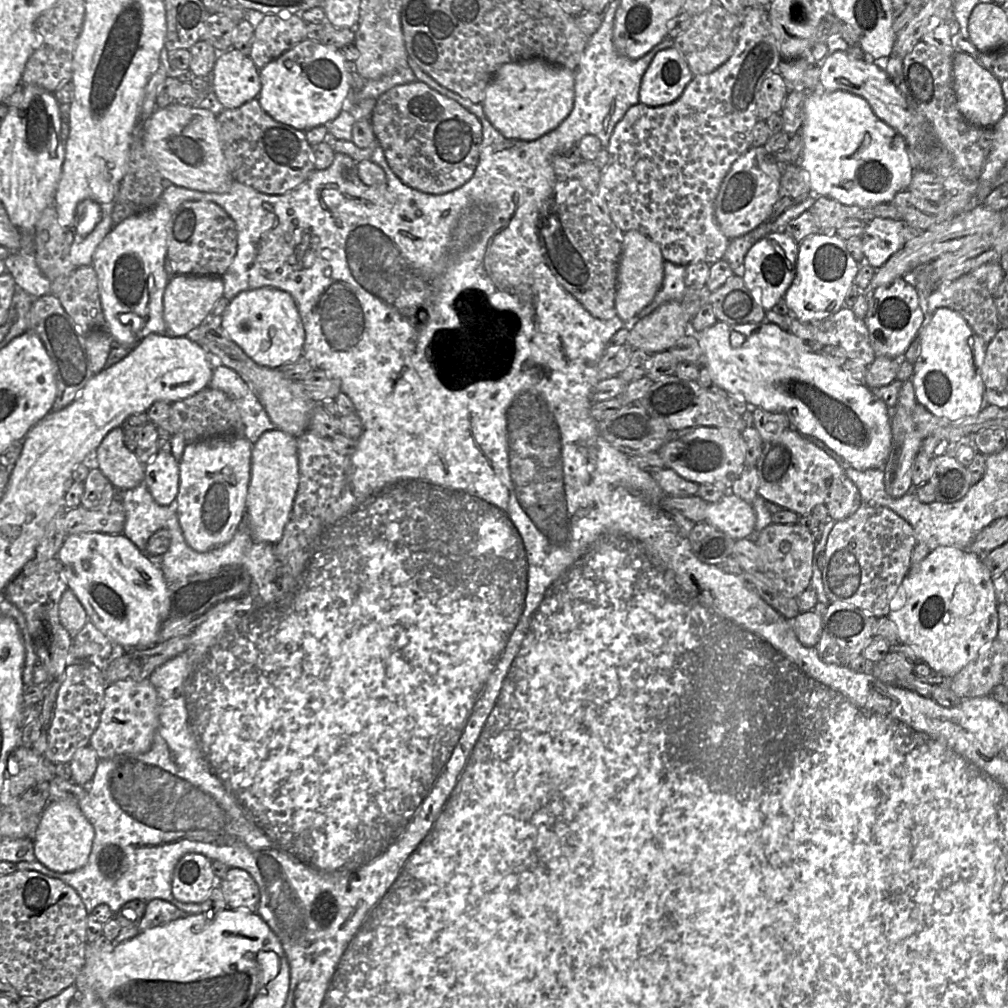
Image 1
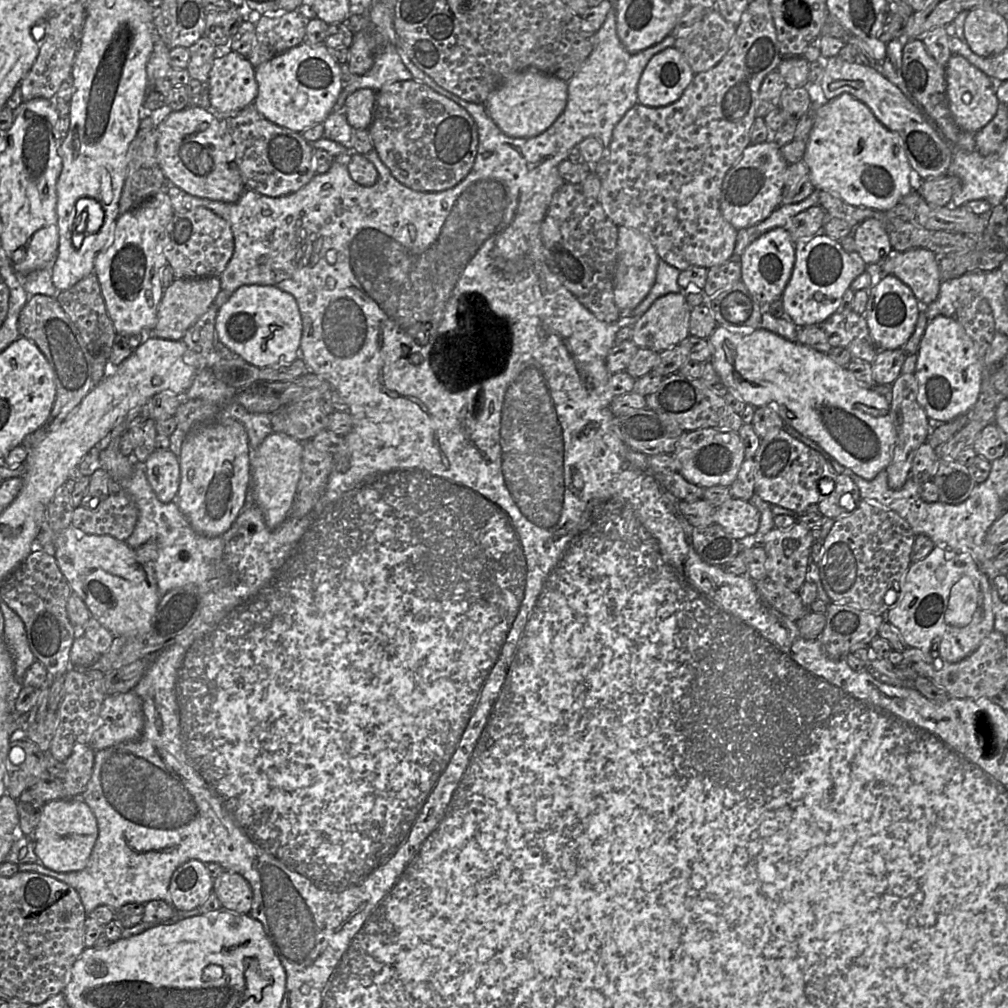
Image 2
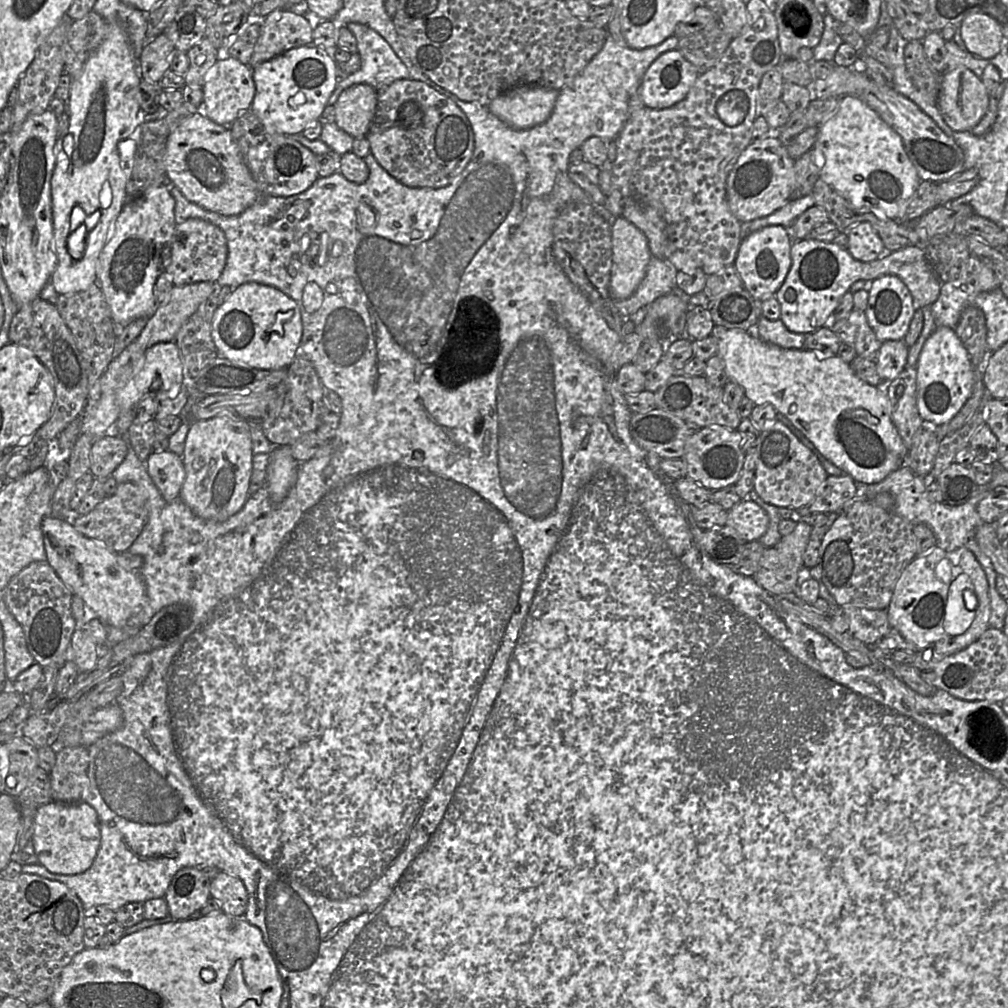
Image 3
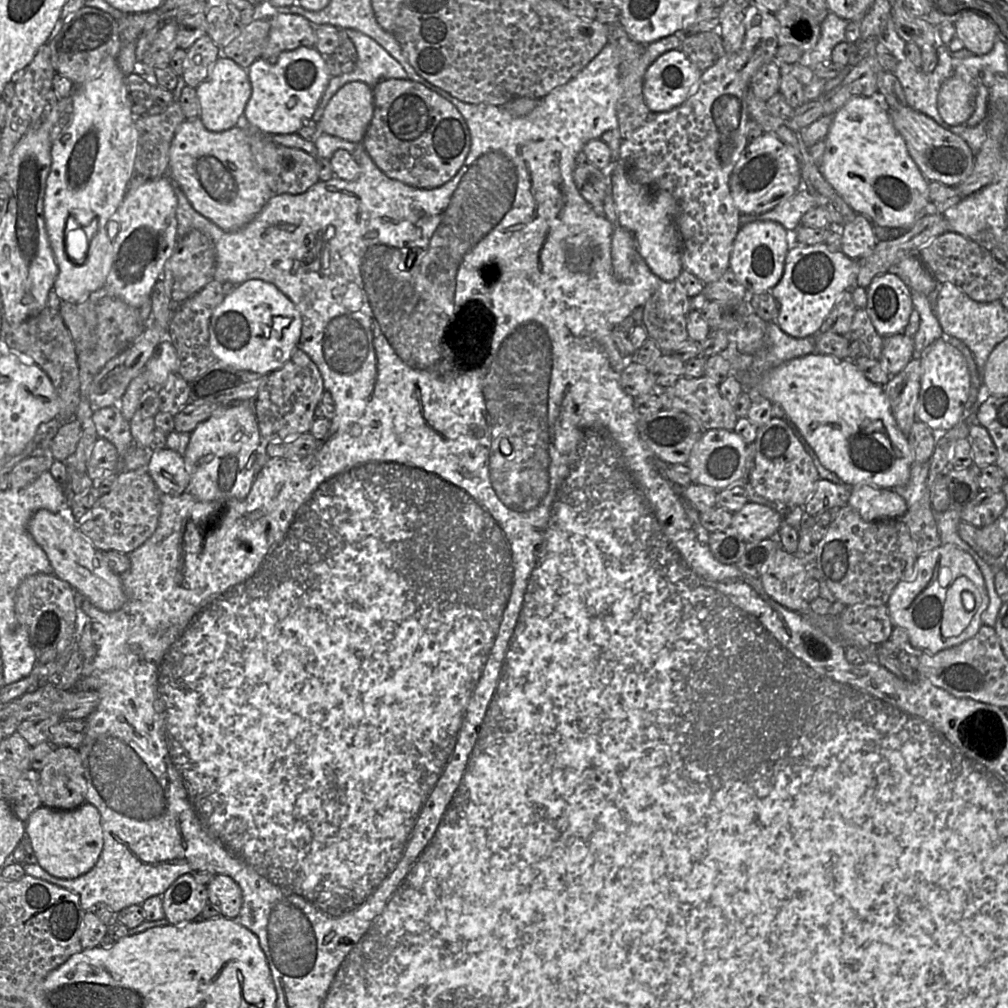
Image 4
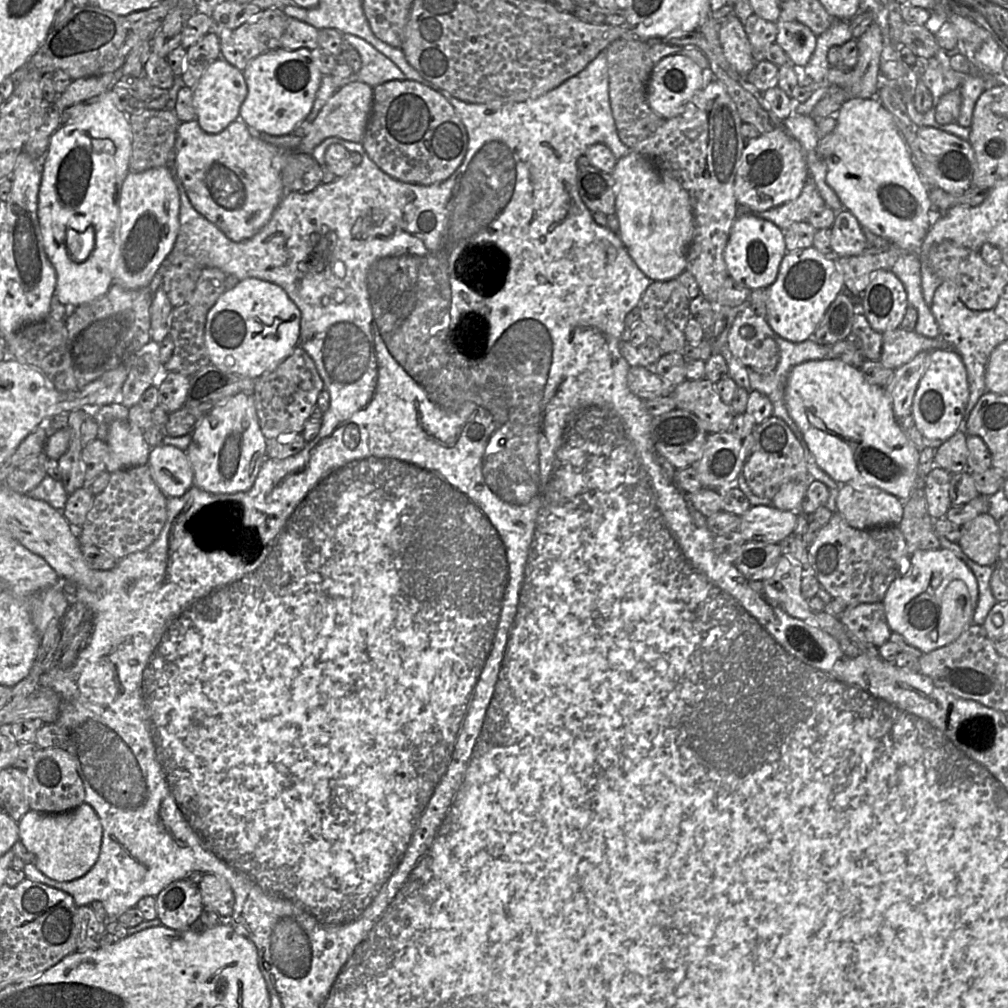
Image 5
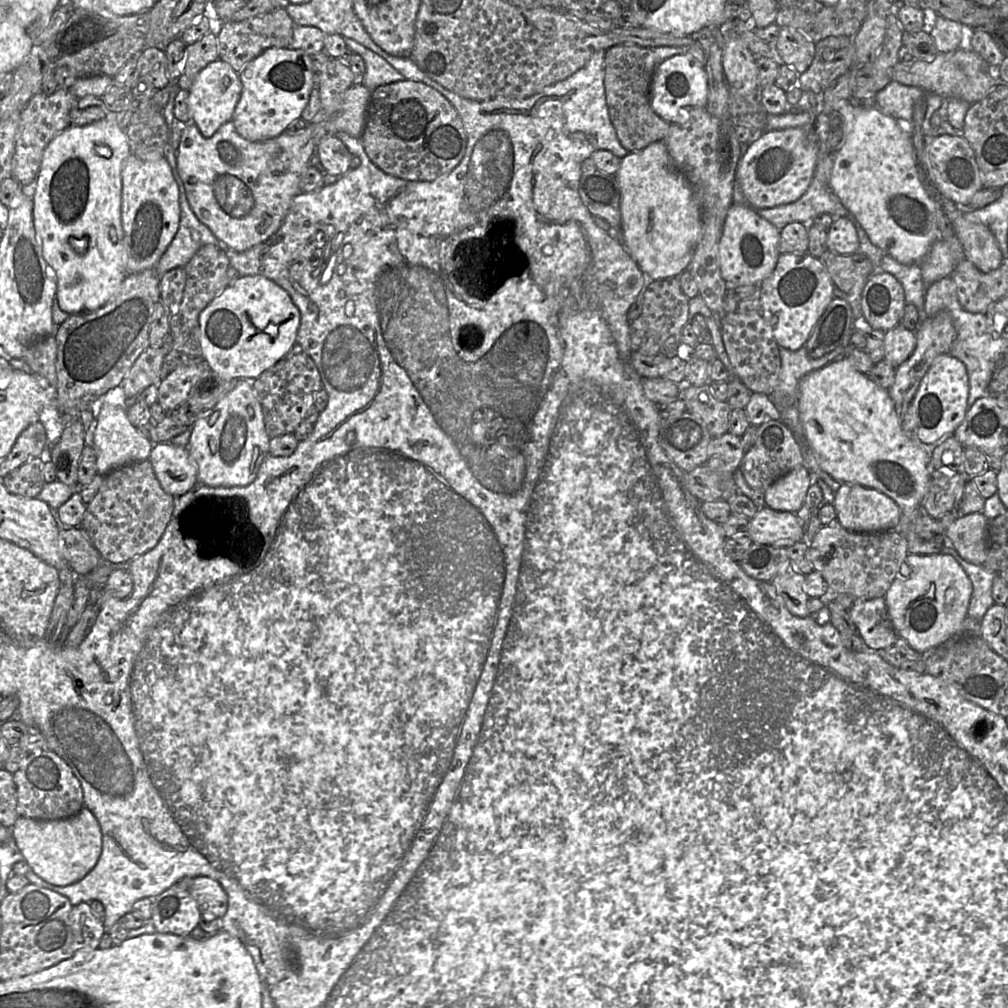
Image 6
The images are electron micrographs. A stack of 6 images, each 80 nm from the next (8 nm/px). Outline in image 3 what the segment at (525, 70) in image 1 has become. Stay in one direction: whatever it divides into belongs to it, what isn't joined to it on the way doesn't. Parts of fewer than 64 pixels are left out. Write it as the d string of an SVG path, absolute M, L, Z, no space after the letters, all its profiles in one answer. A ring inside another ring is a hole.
M520 85L500 94L488 108L508 126L526 130L550 118L558 95L558 90Z

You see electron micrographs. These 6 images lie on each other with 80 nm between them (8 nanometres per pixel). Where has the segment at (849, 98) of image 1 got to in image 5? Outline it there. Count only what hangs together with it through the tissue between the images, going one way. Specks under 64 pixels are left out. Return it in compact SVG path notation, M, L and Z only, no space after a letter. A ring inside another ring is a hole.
M860 97L847 99L834 116L837 124L832 133L837 136L837 144L833 153L825 159L827 184L836 193L843 207L859 220L862 227L900 248L918 254L931 227L929 190L921 180L893 116L880 100Z

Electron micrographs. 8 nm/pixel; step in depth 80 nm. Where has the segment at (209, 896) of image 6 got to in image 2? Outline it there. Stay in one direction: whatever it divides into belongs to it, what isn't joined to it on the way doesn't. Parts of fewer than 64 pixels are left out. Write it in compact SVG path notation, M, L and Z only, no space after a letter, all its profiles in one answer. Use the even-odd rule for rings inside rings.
M224 871L214 879L213 891L221 902L221 910L249 914L253 891L248 881L238 873Z

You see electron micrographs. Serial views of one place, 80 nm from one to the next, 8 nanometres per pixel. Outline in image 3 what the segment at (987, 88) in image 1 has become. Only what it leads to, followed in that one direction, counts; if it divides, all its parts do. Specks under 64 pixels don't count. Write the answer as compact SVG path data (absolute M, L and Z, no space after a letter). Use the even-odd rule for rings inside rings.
M964 66L943 72L938 107L955 131L972 131L989 106L989 92L981 79Z

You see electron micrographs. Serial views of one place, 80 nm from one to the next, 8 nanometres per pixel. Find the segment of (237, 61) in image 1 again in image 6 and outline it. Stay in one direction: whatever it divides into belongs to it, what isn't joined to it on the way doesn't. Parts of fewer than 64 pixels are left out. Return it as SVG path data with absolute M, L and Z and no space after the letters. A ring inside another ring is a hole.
M220 59L209 63L196 76L189 89L187 105L191 122L198 127L205 138L212 137L223 124L232 120L241 91L242 83L239 73Z

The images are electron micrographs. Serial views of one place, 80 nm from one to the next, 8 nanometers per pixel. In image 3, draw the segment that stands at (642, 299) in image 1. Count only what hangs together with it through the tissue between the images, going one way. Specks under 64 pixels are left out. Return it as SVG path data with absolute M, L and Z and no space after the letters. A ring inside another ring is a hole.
M624 217L613 219L613 265L610 293L613 299L627 299L637 290L651 260L645 234Z

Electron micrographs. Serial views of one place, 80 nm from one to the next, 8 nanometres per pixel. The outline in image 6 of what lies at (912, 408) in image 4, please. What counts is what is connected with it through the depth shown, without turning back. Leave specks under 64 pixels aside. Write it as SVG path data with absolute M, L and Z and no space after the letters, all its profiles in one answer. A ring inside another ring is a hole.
M940 311L923 320L916 329L915 334L915 349L907 360L896 367L894 383L888 389L895 406L902 406L903 403L912 402L919 383L933 360L940 354L950 353L951 346L956 337L956 329L949 313L947 311Z

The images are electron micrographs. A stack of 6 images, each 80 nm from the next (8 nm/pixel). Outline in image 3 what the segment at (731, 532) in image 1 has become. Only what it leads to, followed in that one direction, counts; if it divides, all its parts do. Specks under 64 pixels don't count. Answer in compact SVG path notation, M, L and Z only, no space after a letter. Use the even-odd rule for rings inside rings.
M748 498L741 499L727 512L726 526L733 528L745 542L759 540L767 531L767 512Z

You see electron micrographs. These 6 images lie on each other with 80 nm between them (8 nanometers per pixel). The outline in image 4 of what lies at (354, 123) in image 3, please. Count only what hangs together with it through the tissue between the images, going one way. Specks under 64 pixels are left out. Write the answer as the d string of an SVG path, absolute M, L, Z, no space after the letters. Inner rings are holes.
M354 81L342 86L330 99L319 120L318 134L362 143L374 113L373 88Z

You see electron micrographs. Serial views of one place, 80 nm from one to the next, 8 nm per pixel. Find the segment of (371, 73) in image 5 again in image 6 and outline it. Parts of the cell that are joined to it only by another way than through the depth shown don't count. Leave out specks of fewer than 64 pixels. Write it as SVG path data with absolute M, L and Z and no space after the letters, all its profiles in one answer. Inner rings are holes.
M343 38L345 45L352 52L360 55L365 63L365 73L362 84L369 90L375 90L382 85L406 80L386 60L378 54L350 38Z

